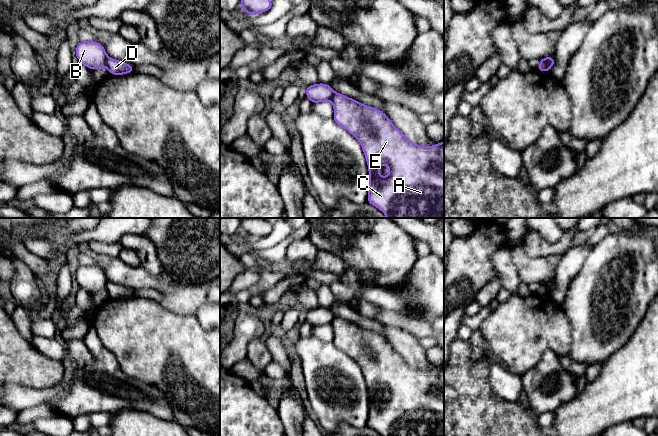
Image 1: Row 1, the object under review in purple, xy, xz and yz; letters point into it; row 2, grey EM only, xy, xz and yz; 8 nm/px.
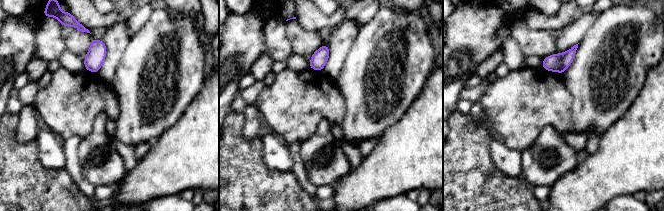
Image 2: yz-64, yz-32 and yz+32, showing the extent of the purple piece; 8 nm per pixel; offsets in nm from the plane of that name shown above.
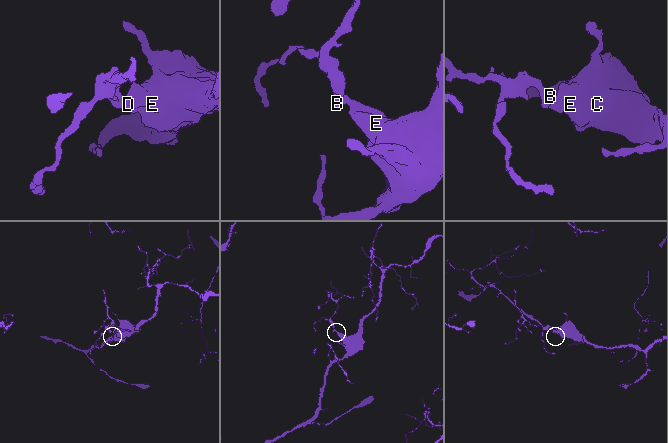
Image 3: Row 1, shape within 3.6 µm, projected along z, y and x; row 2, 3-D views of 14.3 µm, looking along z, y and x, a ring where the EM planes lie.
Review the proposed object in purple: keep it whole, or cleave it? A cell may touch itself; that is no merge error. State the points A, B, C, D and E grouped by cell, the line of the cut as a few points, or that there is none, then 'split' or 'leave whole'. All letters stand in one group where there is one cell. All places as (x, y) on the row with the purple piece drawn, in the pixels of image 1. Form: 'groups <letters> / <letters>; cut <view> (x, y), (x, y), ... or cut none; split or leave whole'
groups A C D E / B; cut xy (108, 57), (105, 65); split

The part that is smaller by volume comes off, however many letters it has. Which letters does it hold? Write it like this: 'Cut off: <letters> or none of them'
Cut off: B

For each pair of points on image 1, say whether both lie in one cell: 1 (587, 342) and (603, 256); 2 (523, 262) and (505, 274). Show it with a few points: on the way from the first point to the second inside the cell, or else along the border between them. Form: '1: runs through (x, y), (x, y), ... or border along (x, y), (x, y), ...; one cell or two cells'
1: runs through (588, 321), (589, 293), (598, 277); one cell
2: border along (510, 248), (511, 262), (523, 282); two cells

